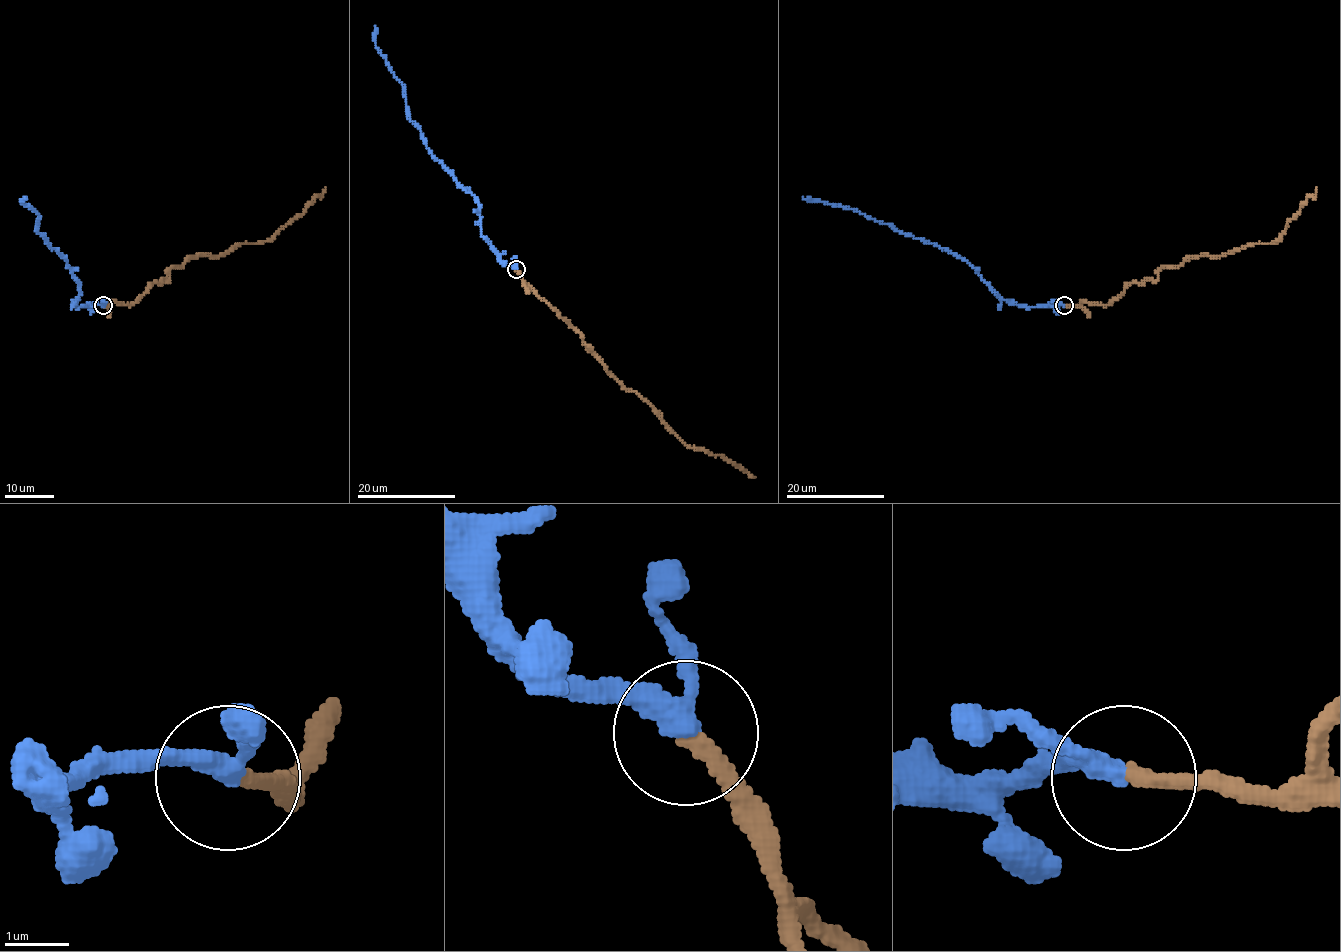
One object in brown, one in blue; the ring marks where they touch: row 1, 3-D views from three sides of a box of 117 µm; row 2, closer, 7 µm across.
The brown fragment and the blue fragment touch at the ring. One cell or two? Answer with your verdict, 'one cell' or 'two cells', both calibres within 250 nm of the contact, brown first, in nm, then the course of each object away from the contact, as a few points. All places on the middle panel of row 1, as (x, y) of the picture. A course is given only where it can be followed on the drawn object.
one cell; 240 nm thick on the brown side, 280 nm on the other; brown runs (515, 270), (525, 285), (580, 334), (624, 387), (635, 390), (687, 445), (719, 454), (754, 476); blue runs (515, 269), (507, 267), (481, 235), (477, 199), (431, 154), (409, 117), (404, 85), (376, 46), (375, 25)

